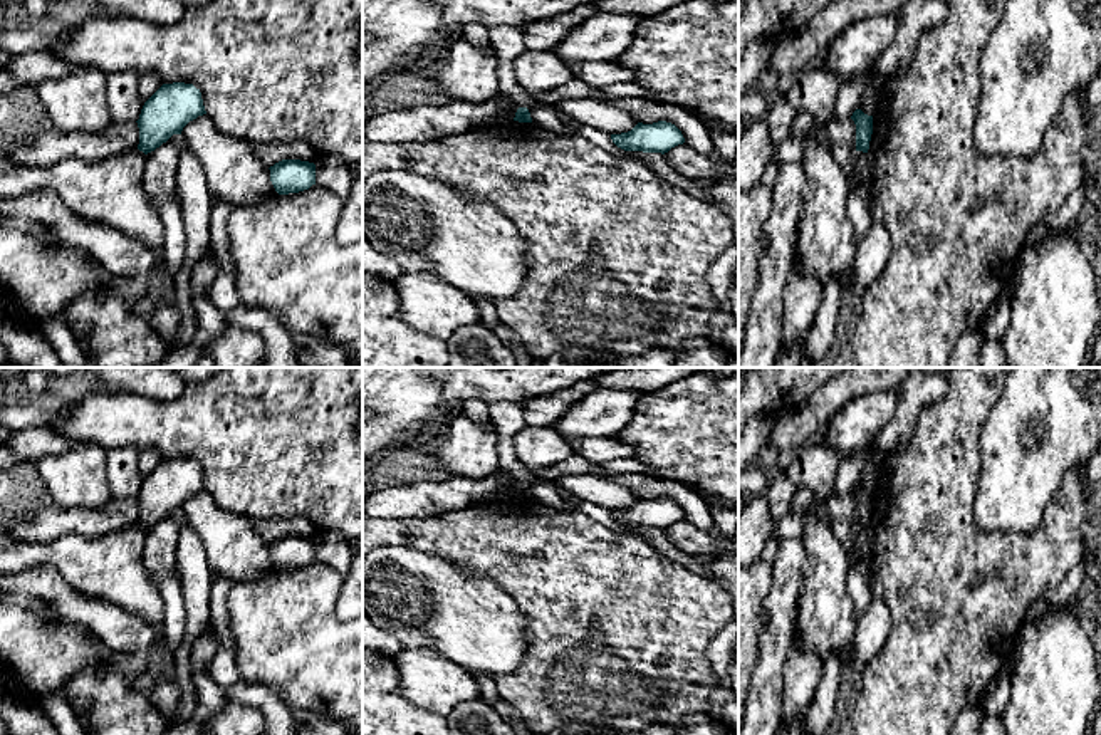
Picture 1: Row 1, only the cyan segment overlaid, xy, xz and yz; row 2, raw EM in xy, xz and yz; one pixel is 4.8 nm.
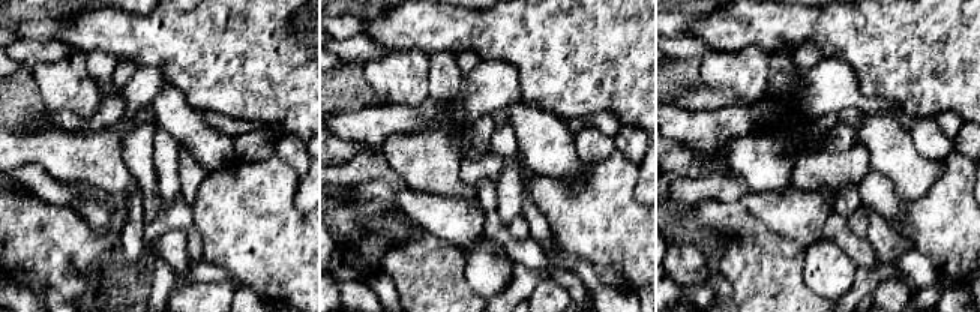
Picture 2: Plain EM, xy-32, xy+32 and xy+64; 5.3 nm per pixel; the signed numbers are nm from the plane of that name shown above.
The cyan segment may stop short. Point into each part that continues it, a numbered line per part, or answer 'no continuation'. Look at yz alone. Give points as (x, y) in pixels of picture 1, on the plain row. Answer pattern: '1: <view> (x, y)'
no continuation

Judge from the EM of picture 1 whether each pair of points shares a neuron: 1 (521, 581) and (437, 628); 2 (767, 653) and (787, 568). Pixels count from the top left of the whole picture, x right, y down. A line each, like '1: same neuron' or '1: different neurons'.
1: different neurons
2: same neuron

